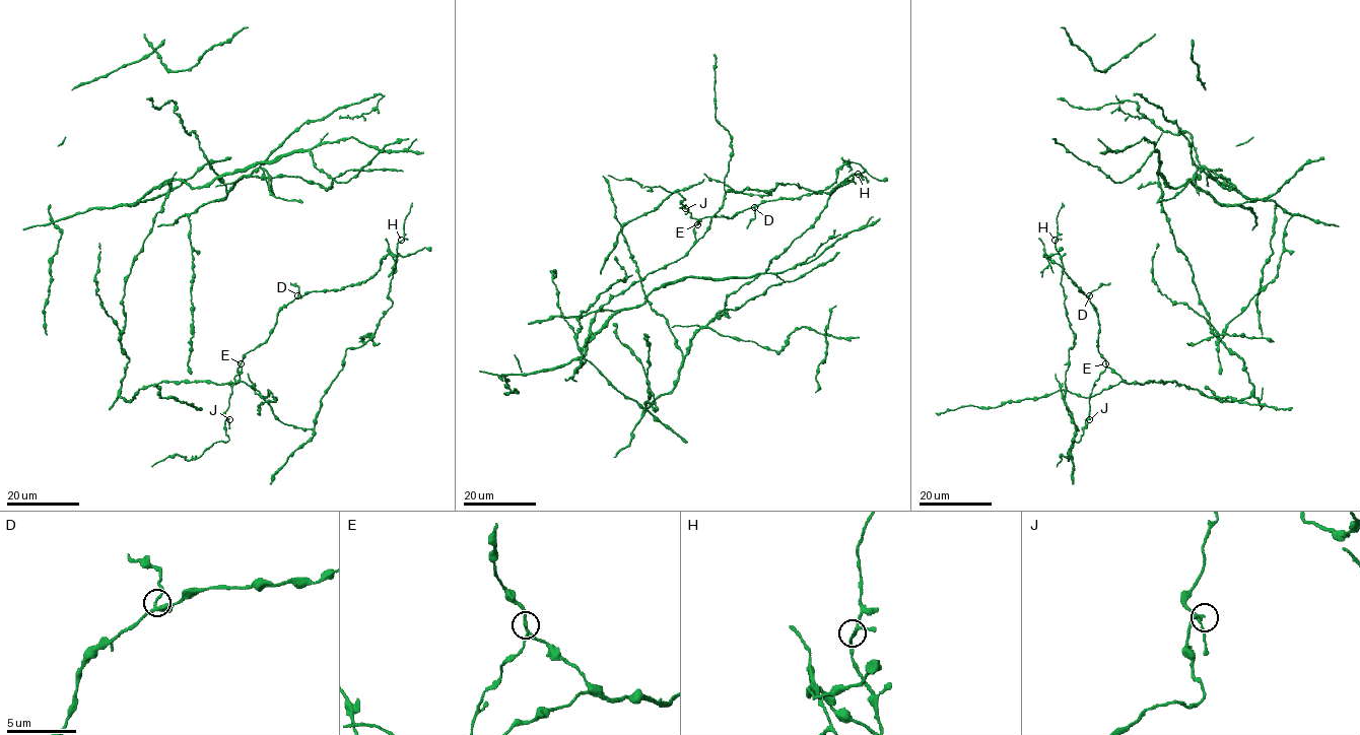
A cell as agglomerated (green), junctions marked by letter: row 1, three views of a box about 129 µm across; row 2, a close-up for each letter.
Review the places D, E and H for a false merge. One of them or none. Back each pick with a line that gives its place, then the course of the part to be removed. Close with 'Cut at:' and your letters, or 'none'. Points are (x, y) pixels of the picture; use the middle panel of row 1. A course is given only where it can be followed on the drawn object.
E: place (697, 224); course (697, 224), (688, 210), (681, 207), (685, 199), (677, 192), (660, 186), (641, 187), (635, 181), (608, 175)
Cut at: E

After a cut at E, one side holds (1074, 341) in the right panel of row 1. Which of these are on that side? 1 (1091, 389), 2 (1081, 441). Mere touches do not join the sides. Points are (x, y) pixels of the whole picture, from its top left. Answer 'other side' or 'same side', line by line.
1: other side
2: other side

